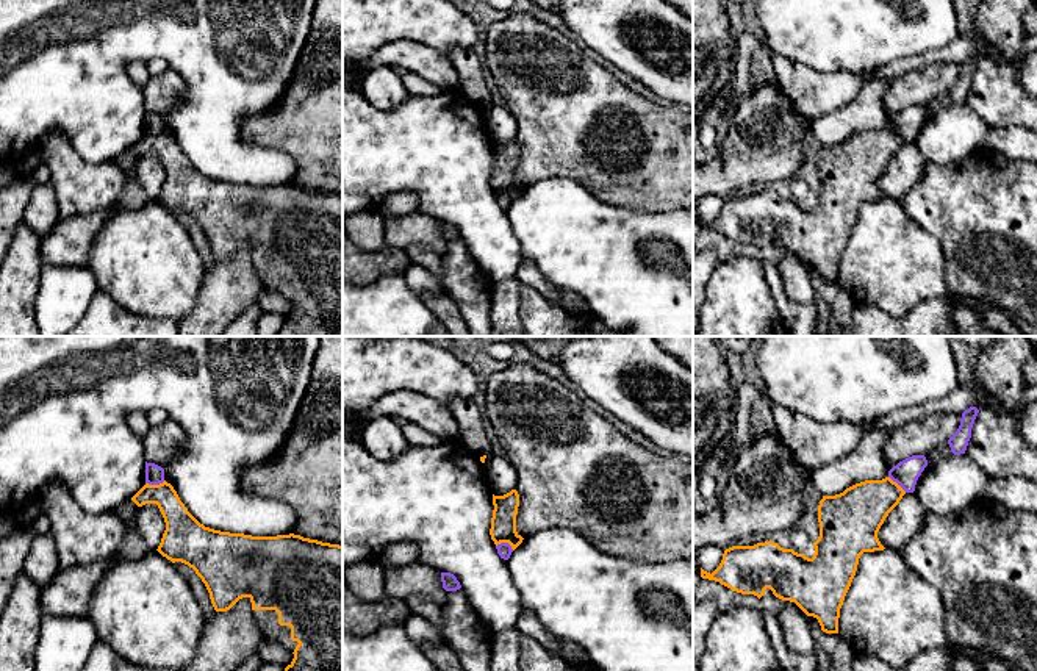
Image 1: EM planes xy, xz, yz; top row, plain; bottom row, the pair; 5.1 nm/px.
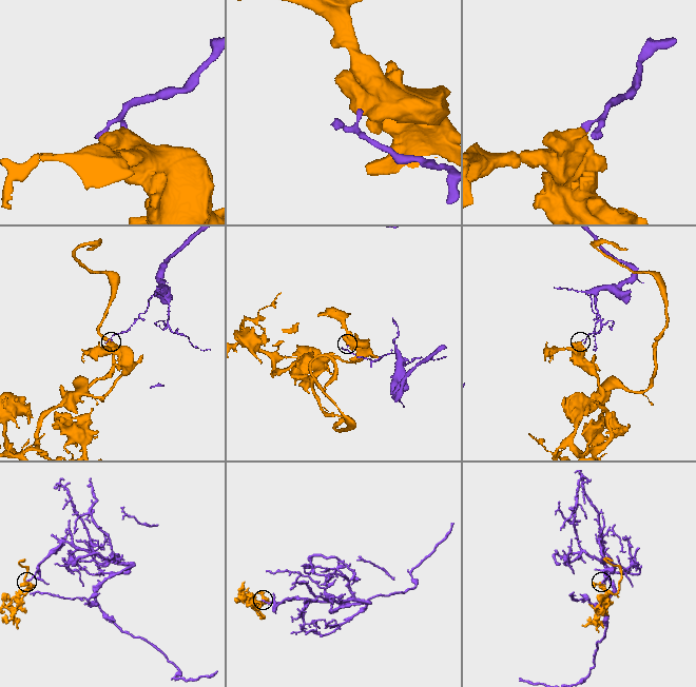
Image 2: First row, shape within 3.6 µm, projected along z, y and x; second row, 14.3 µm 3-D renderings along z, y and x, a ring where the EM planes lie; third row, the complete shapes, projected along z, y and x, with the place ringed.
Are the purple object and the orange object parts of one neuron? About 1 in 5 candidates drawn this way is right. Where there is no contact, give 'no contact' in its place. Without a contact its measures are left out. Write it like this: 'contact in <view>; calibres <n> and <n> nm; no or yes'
contact in xy; calibres 100 and 160 nm; no

